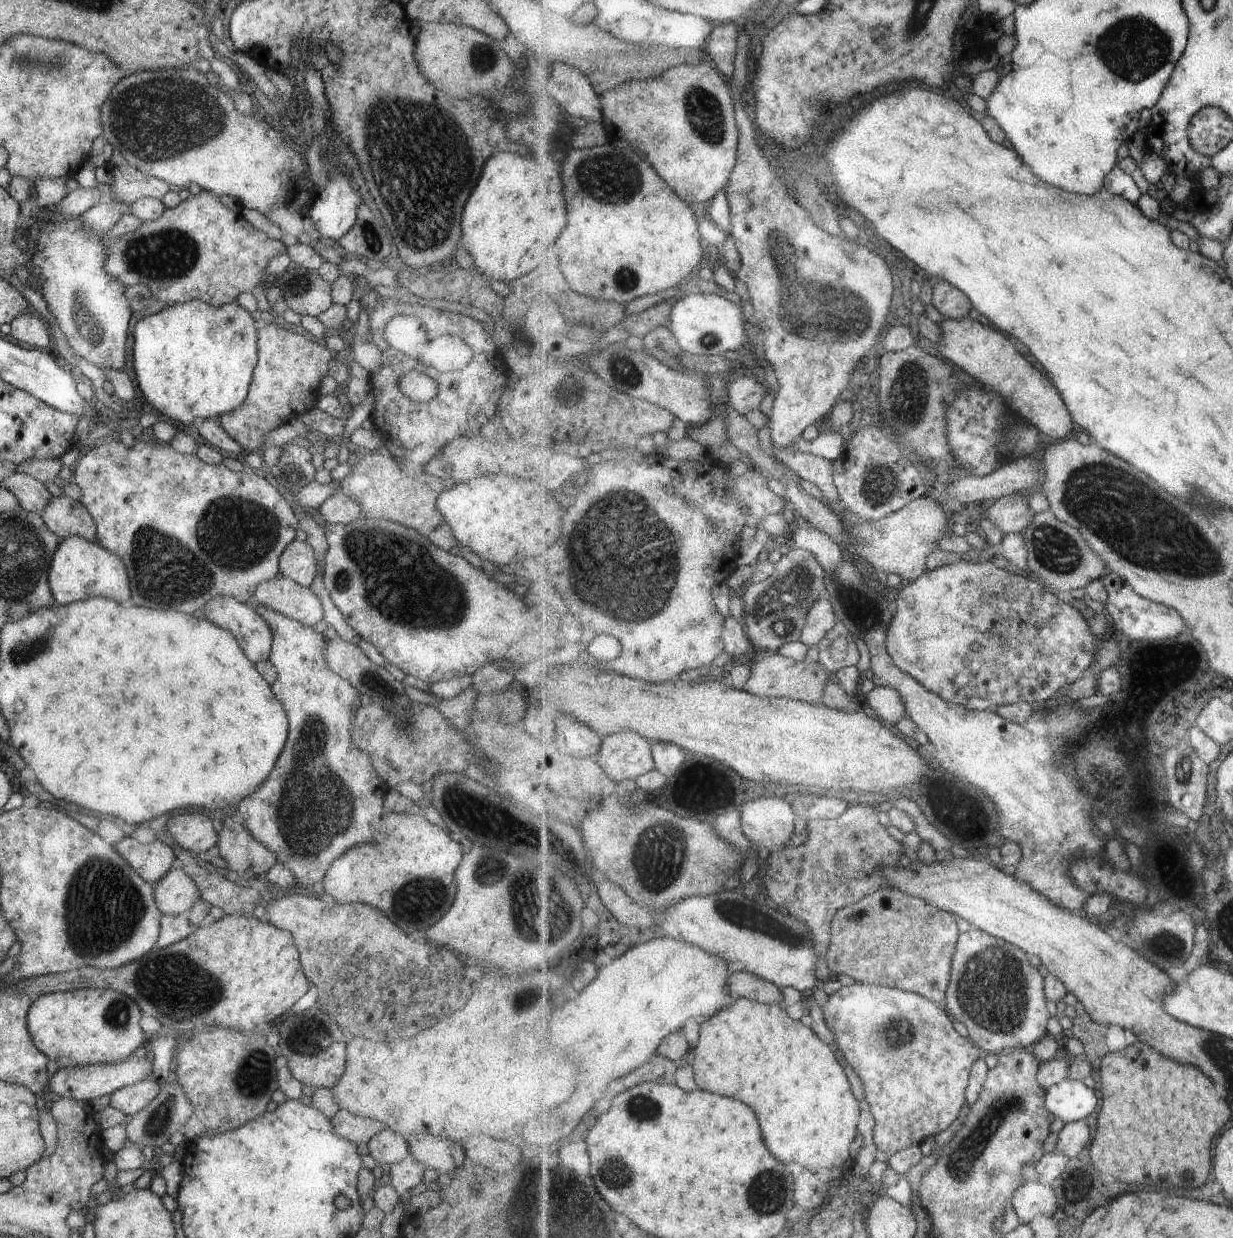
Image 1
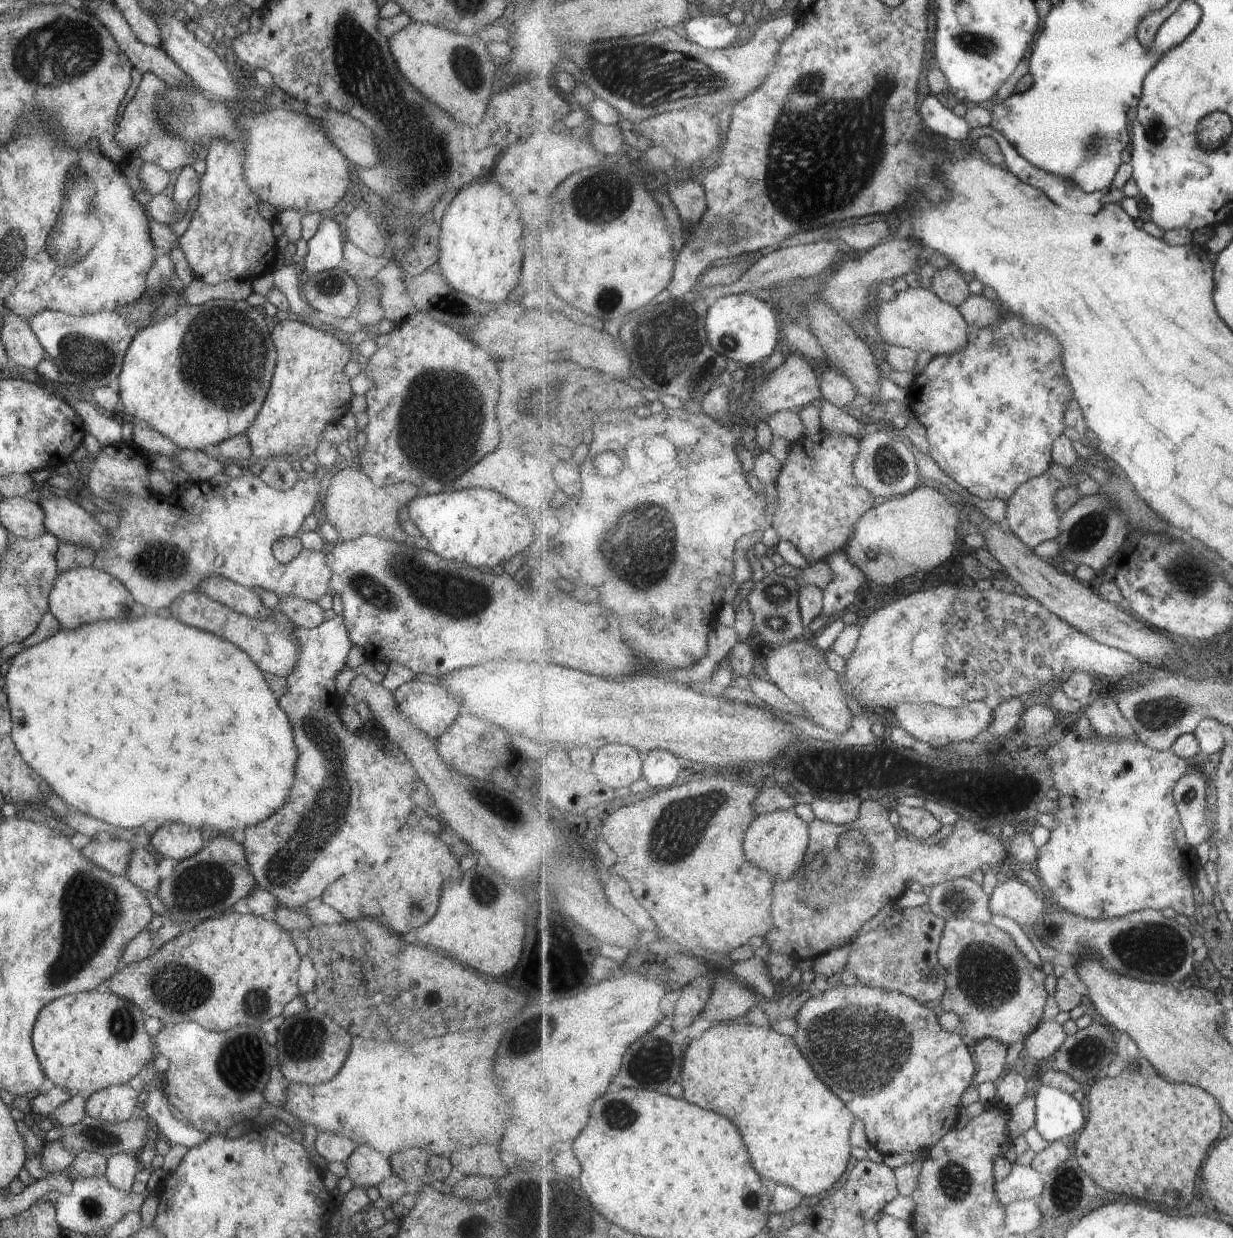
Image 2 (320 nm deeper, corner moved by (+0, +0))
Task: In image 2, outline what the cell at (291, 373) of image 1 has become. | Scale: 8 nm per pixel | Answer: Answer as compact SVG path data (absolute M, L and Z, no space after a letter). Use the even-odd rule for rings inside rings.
M283 319L277 322L270 333L271 340L277 350L277 360L265 394L263 403L255 420L247 426L243 434L250 442L249 448L252 460L263 463L271 457L297 458L302 460L308 454L314 454L315 448L321 442L320 436L327 425L339 422L348 411L353 396L350 389L350 379L342 369L347 361L354 357L352 345L343 344L335 336L315 329L302 320Z

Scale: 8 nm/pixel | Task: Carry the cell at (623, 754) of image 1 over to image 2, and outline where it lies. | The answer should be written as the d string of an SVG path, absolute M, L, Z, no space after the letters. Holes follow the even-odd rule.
M609 744L595 751L592 772L611 788L629 788L643 777L644 759L637 750L621 744Z

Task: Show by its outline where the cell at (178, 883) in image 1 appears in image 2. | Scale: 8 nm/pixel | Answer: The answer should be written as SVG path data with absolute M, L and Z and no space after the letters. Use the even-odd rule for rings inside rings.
M133 846L128 865L123 875L133 886L141 891L147 890L156 894L159 876L155 872L159 857L150 855L144 848Z

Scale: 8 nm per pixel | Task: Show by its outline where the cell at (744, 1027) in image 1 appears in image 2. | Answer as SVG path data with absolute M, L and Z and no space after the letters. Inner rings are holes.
M723 1021L711 1027L709 1032L705 1030L705 1034L703 1034L701 1038L692 1040L684 1049L685 1080L683 1080L683 1086L685 1086L685 1098L687 1098L689 1102L695 1102L695 1104L703 1106L703 1088L705 1088L705 1108L727 1116L739 1130L743 1130L741 1134L743 1134L743 1138L745 1138L749 1156L753 1158L753 1166L755 1166L755 1170L757 1170L763 1178L775 1178L775 1180L781 1182L781 1184L787 1184L787 1186L797 1188L797 1190L803 1194L803 1198L808 1202L815 1201L824 1194L825 1190L833 1188L833 1186L841 1180L841 1176L845 1174L845 1170L847 1170L847 1166L849 1166L849 1160L851 1160L851 1148L853 1148L853 1146L851 1146L851 1128L853 1128L853 1124L855 1124L855 1116L849 1112L849 1108L845 1106L845 1102L843 1102L841 1098L837 1098L837 1094L833 1094L833 1092L817 1078L817 1074L813 1072L813 1068L809 1066L809 1062L805 1060L805 1056L799 1052L799 1048L797 1048L797 1044L795 1044L793 1038L779 1036L772 1026L731 1026L731 1024Z

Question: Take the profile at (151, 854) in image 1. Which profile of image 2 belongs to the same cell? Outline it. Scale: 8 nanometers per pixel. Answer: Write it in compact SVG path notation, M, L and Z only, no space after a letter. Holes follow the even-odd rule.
M111 838L104 842L89 841L78 851L95 866L106 870L112 875L124 874L133 844L127 841Z

